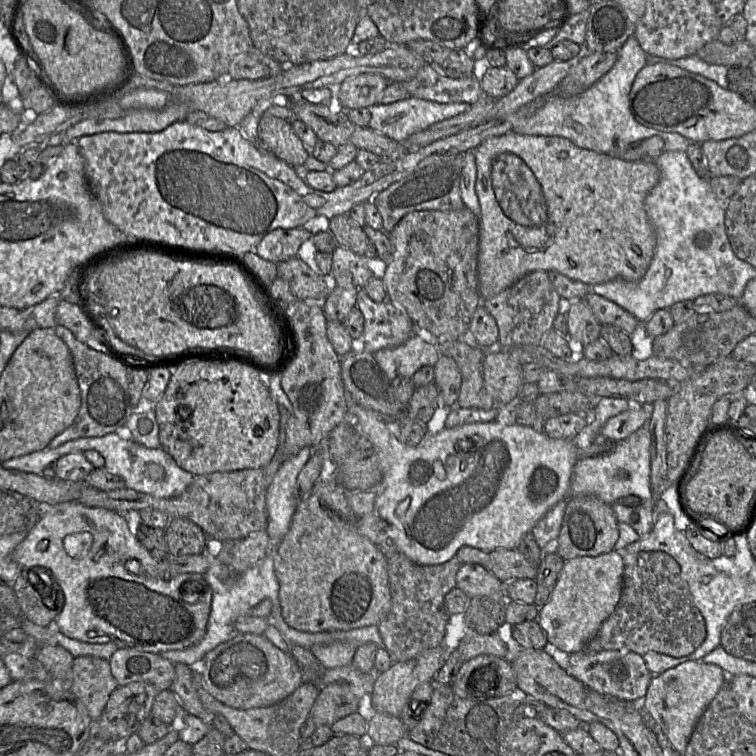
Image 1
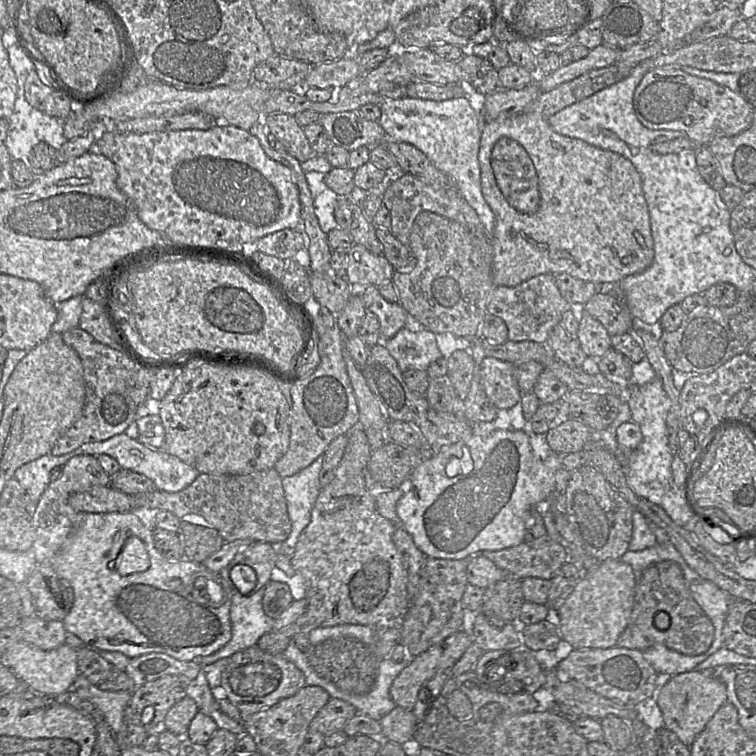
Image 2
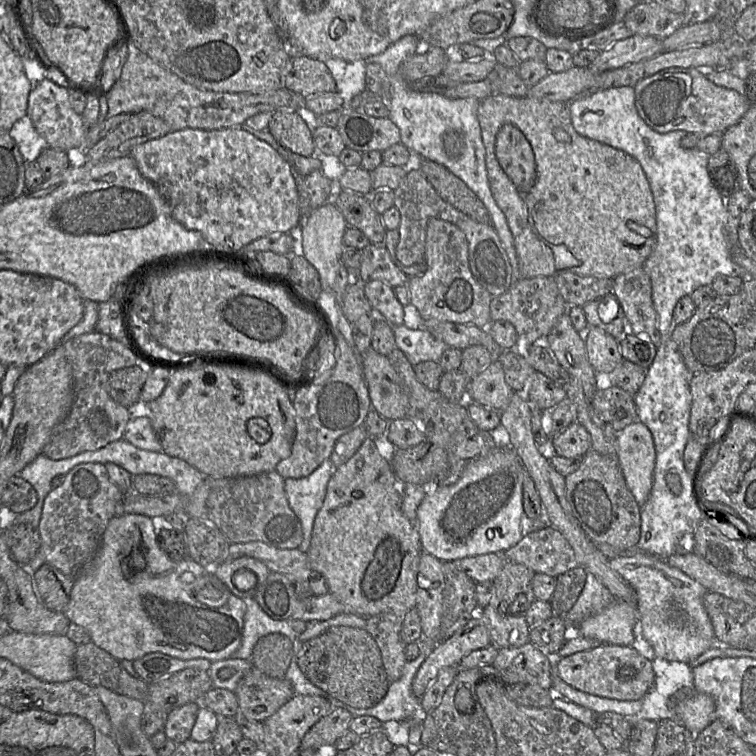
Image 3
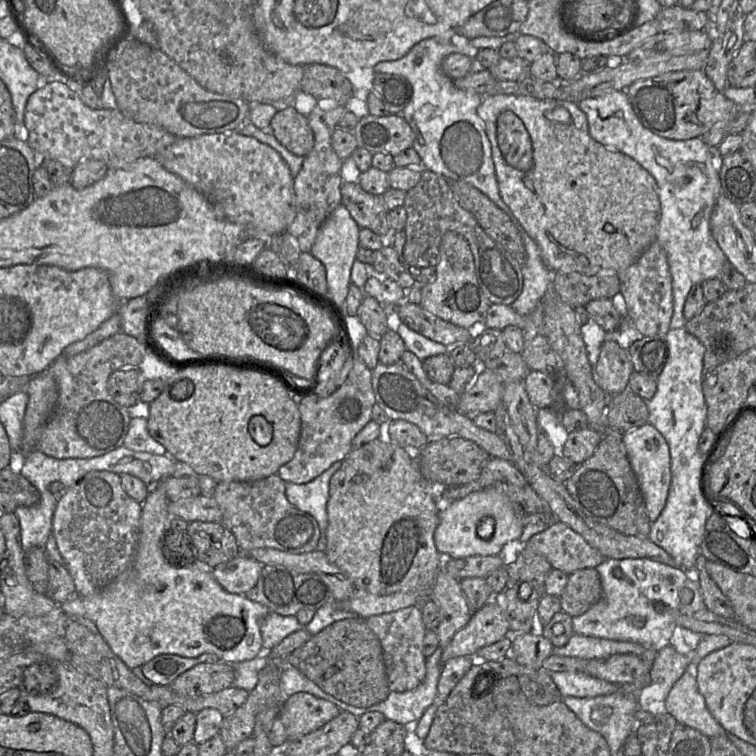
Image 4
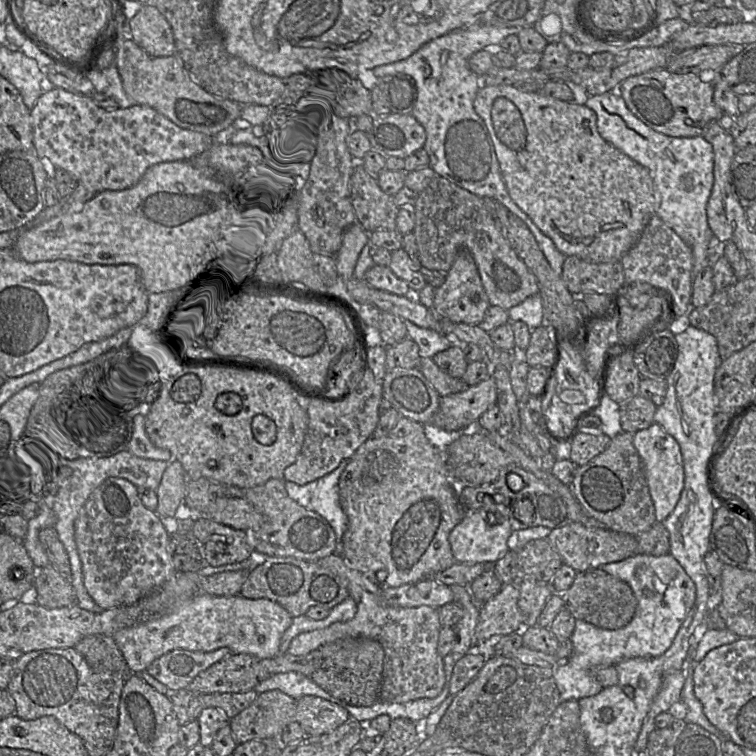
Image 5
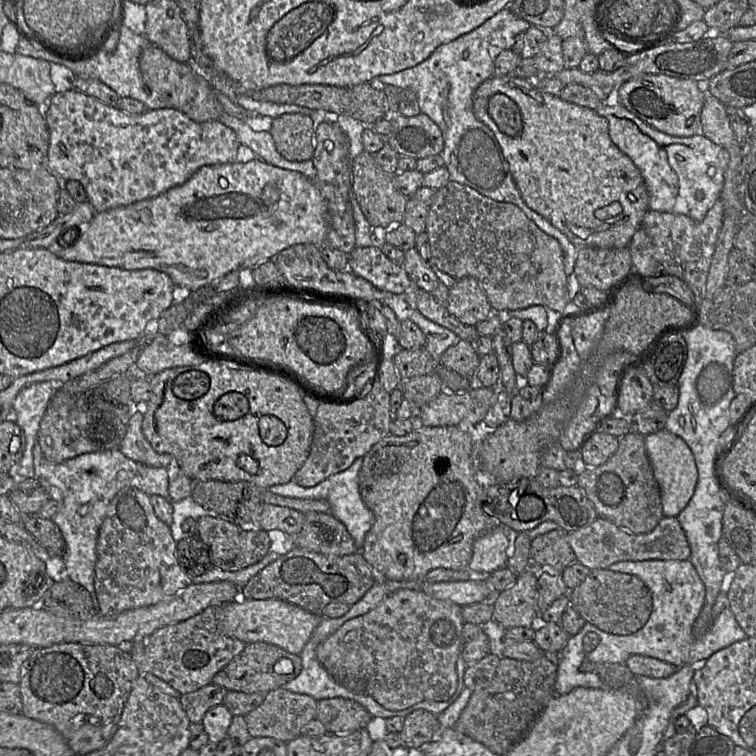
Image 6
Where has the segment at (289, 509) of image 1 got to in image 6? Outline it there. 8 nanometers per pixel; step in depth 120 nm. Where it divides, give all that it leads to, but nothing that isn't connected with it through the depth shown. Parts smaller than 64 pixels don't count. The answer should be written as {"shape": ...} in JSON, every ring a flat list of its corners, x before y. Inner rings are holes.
{"shape":[[357,458,352,465,344,471,329,476,313,487,304,488,292,480,288,483,274,485,268,490,280,496,326,500,330,505,329,513,345,525,347,531,360,550,365,536,372,527,374,521,374,515,363,502,359,491,358,473,362,466,362,460,363,458]]}

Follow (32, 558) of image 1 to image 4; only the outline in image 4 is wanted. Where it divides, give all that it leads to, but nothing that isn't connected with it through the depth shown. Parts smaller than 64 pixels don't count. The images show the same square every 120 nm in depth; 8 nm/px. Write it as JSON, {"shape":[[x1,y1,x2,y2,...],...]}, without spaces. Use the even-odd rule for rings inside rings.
{"shape":[[163,481,151,487,147,498,142,503,140,533,132,565,125,572,120,574,115,580,113,580,110,584,108,584,105,588,103,588,93,596,82,597,75,595,71,599,65,601,64,604,60,605,62,611,70,618,85,617,94,622,97,631,102,635,102,637,108,643,113,652,117,656,119,656,130,669,142,667,142,665,144,665,146,662,150,661,151,659,160,654,176,654,182,657,194,658,204,653,213,653,218,656,218,658,220,659,219,662,226,662,229,664,254,659,258,655,264,653,260,632,260,623,267,616,270,610,265,605,248,599,246,595,239,595,227,592,213,577,211,572,212,568,206,568,205,566,198,563,194,563,186,567,180,568,176,568,168,564,162,551,162,540,164,533,167,530,167,523,169,525,169,503,170,500,166,495]]}

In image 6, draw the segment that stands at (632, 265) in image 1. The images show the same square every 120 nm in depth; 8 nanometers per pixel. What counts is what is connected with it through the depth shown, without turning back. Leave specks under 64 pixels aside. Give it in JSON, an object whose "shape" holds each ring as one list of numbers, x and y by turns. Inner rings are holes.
{"shape":[[514,75,493,76,478,86,473,94,473,112,476,118,485,124,495,135,502,154,509,164,513,179,525,203,539,215,547,219,554,227,565,234,570,242,578,249,595,248,624,248,628,247,632,237,639,228,646,212,649,210,649,194,646,183,639,169,631,159,619,150,609,136,608,121,599,116,594,110,566,102,558,96,553,96,536,87,534,79,520,78]]}

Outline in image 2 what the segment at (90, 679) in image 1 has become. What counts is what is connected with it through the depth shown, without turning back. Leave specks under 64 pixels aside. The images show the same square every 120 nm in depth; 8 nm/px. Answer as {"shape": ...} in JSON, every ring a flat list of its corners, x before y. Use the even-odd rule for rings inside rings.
{"shape":[[81,674,76,677,71,690,89,700,103,713,115,735,126,725,123,716,132,692,101,690]]}

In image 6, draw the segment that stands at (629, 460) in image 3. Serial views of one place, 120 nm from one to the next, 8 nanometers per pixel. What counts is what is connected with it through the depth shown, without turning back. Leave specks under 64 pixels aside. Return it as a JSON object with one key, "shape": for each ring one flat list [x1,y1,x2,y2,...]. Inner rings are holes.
{"shape":[[666,429,646,435,645,448,660,489,663,515,677,517,693,496,698,481,694,455,682,438]]}

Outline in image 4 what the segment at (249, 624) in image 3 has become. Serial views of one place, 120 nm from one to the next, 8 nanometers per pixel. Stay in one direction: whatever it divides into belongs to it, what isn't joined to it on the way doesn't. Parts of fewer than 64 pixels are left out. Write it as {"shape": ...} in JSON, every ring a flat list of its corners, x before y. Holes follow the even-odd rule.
{"shape":[[269,612,260,623,263,650,270,651,290,634,303,630,308,624,301,624,295,615,283,616]]}

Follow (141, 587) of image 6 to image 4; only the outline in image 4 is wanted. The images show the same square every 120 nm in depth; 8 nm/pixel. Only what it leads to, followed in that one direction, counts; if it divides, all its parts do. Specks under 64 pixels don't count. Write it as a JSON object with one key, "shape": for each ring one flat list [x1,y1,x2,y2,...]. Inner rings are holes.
{"shape":[[110,471,88,472,59,499,52,519,52,535,78,596,93,596,132,565,141,514,142,504,125,492,120,475]]}

